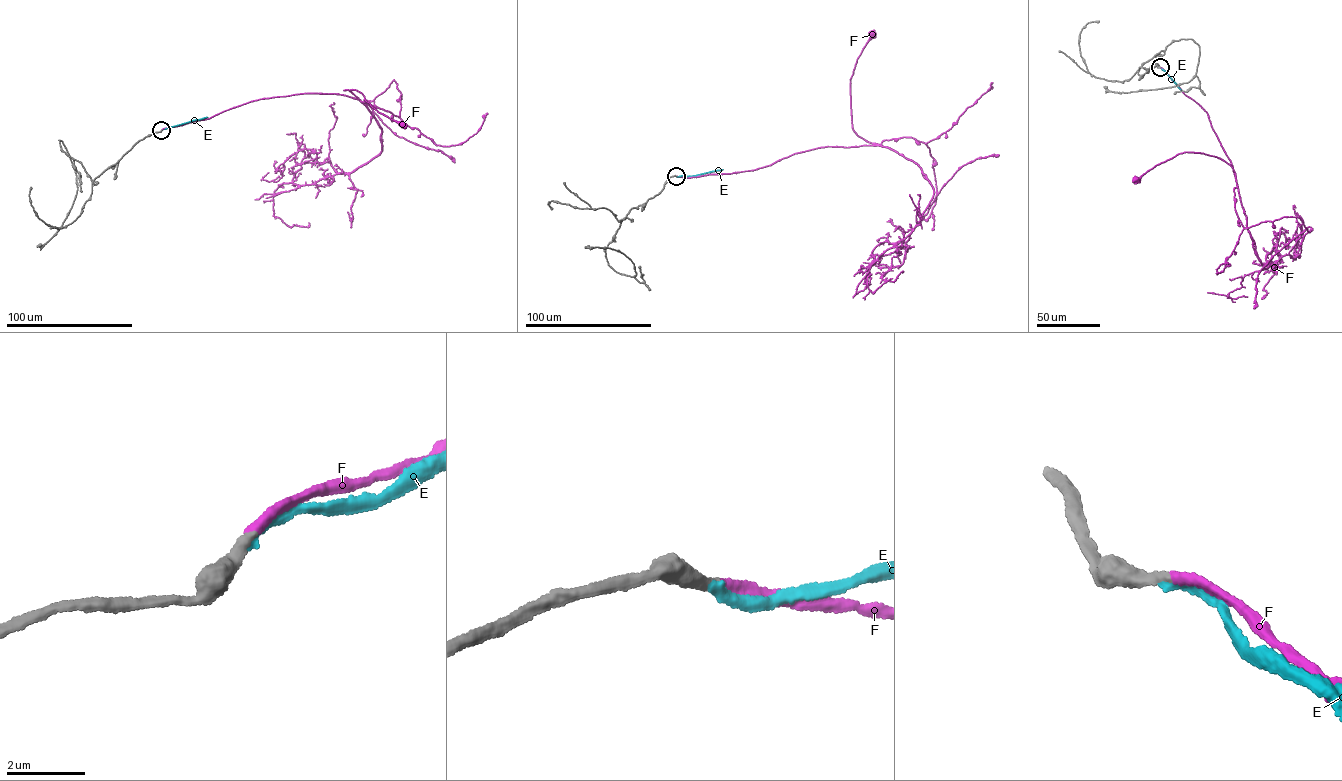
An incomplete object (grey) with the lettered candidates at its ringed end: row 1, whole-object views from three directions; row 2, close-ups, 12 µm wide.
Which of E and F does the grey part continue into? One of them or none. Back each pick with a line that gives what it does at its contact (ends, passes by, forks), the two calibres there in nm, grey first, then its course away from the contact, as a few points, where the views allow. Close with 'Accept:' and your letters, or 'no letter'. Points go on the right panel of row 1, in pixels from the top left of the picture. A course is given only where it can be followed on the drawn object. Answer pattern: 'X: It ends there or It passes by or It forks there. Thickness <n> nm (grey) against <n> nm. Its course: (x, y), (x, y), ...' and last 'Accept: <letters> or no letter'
F: It ends there. Thickness 300 nm (grey) against 280 nm. Its course: (1159, 67), (1208, 114), (1232, 165), (1237, 184), (1234, 171), (1225, 162), (1187, 152), (1156, 165), (1137, 180)
Accept: F

